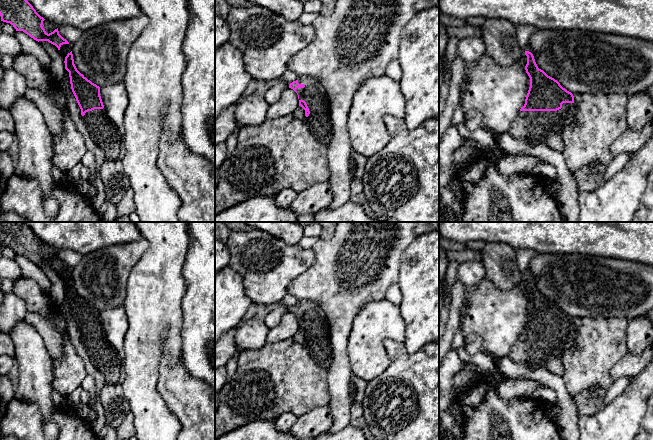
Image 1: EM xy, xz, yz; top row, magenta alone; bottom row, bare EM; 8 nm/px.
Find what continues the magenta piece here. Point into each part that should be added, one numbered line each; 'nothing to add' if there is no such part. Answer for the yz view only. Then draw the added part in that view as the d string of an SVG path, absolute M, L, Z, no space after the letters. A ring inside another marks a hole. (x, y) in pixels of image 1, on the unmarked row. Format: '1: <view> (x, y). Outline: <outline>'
1: yz (534, 350). Outline: M563 327L562 332L557 335L519 335L508 357L516 363L544 368L551 355L561 357L574 339L575 327Z

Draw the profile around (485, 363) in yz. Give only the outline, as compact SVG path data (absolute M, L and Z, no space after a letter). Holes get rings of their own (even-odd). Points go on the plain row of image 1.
M462 347L457 349L456 352L464 362L474 363L482 372L483 376L492 380L494 384L497 385L503 380L503 375L498 371L494 364L493 357L489 354L477 353L475 355L469 355Z

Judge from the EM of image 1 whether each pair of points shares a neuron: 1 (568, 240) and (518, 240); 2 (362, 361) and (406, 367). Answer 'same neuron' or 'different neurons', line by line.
1: same neuron
2: different neurons

